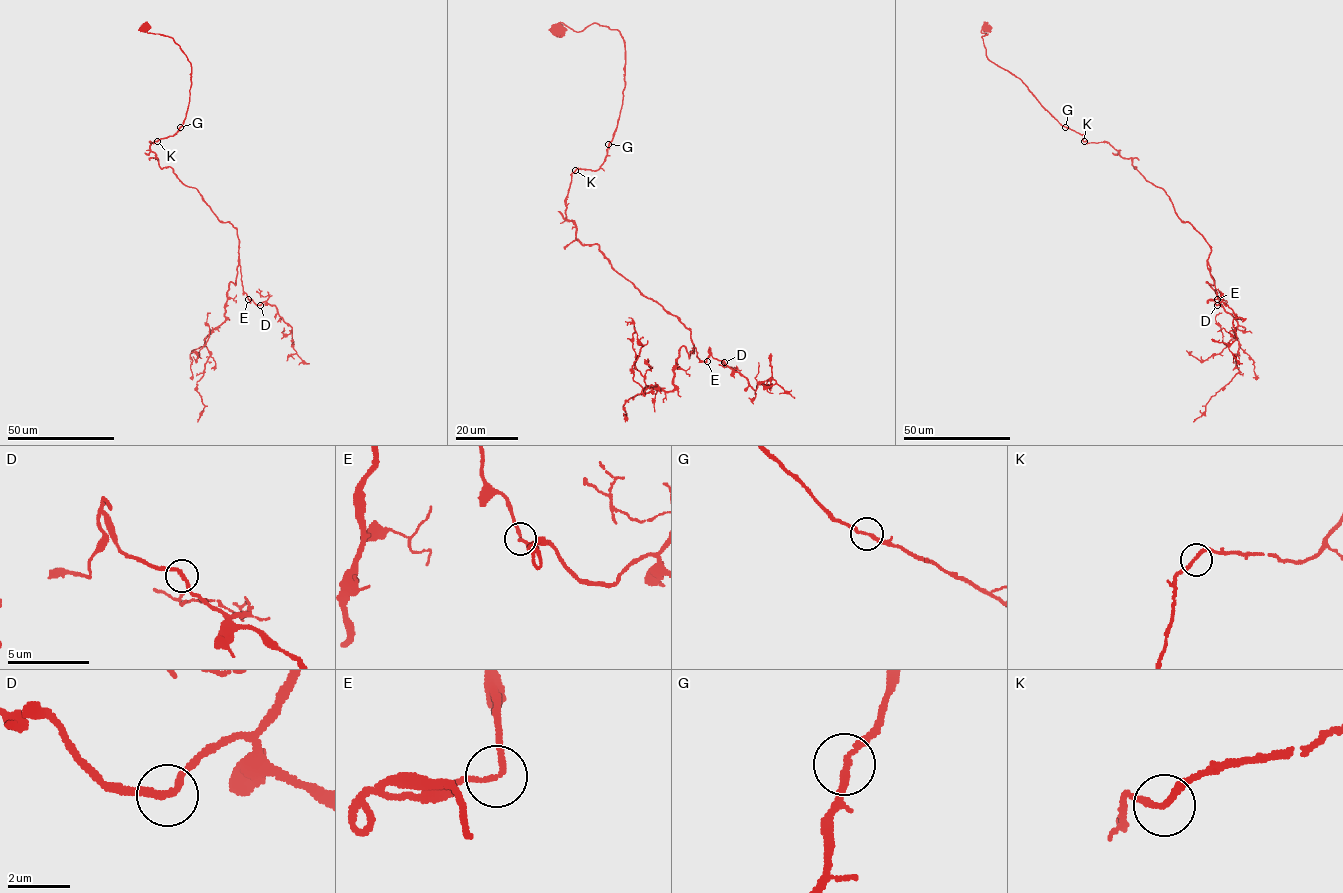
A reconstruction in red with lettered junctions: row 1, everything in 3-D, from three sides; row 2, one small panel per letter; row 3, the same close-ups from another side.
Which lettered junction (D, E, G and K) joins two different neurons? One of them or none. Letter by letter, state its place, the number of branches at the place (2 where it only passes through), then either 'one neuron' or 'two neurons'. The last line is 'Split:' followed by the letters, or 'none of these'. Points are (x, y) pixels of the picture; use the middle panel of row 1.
D: place (724, 362); branches 2; one neuron
E: place (707, 361); branches 2; one neuron
G: place (608, 144); branches 2; one neuron
K: place (575, 170); branches 2; one neuron
Split: none of these

